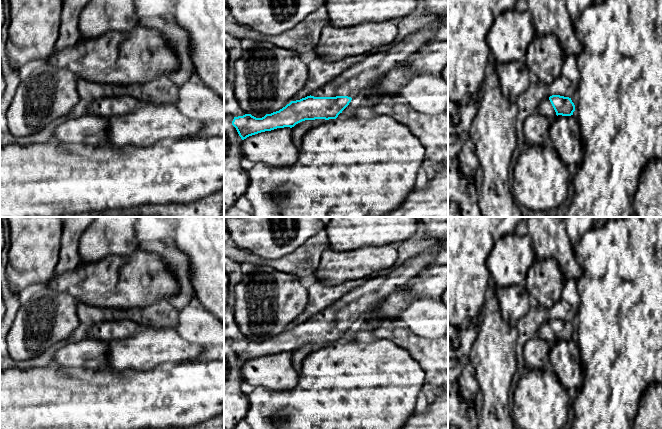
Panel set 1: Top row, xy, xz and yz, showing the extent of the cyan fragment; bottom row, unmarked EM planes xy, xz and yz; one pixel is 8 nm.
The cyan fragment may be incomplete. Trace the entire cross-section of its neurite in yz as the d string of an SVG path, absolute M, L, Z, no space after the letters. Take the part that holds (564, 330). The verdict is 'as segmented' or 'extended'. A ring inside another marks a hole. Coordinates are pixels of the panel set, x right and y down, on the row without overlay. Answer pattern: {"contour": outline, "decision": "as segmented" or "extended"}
{"contour": "M552 319L544 323L540 329L538 336L550 344L553 344L558 339L571 340L575 335L575 329L571 322L560 319Z", "decision": "extended"}

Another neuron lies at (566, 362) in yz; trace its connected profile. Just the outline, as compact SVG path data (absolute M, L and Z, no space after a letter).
M556 340L551 346L550 363L566 390L580 390L583 382L583 362L576 341Z

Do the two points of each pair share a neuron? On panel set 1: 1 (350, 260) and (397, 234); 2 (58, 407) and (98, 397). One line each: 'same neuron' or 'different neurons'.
1: different neurons
2: same neuron

